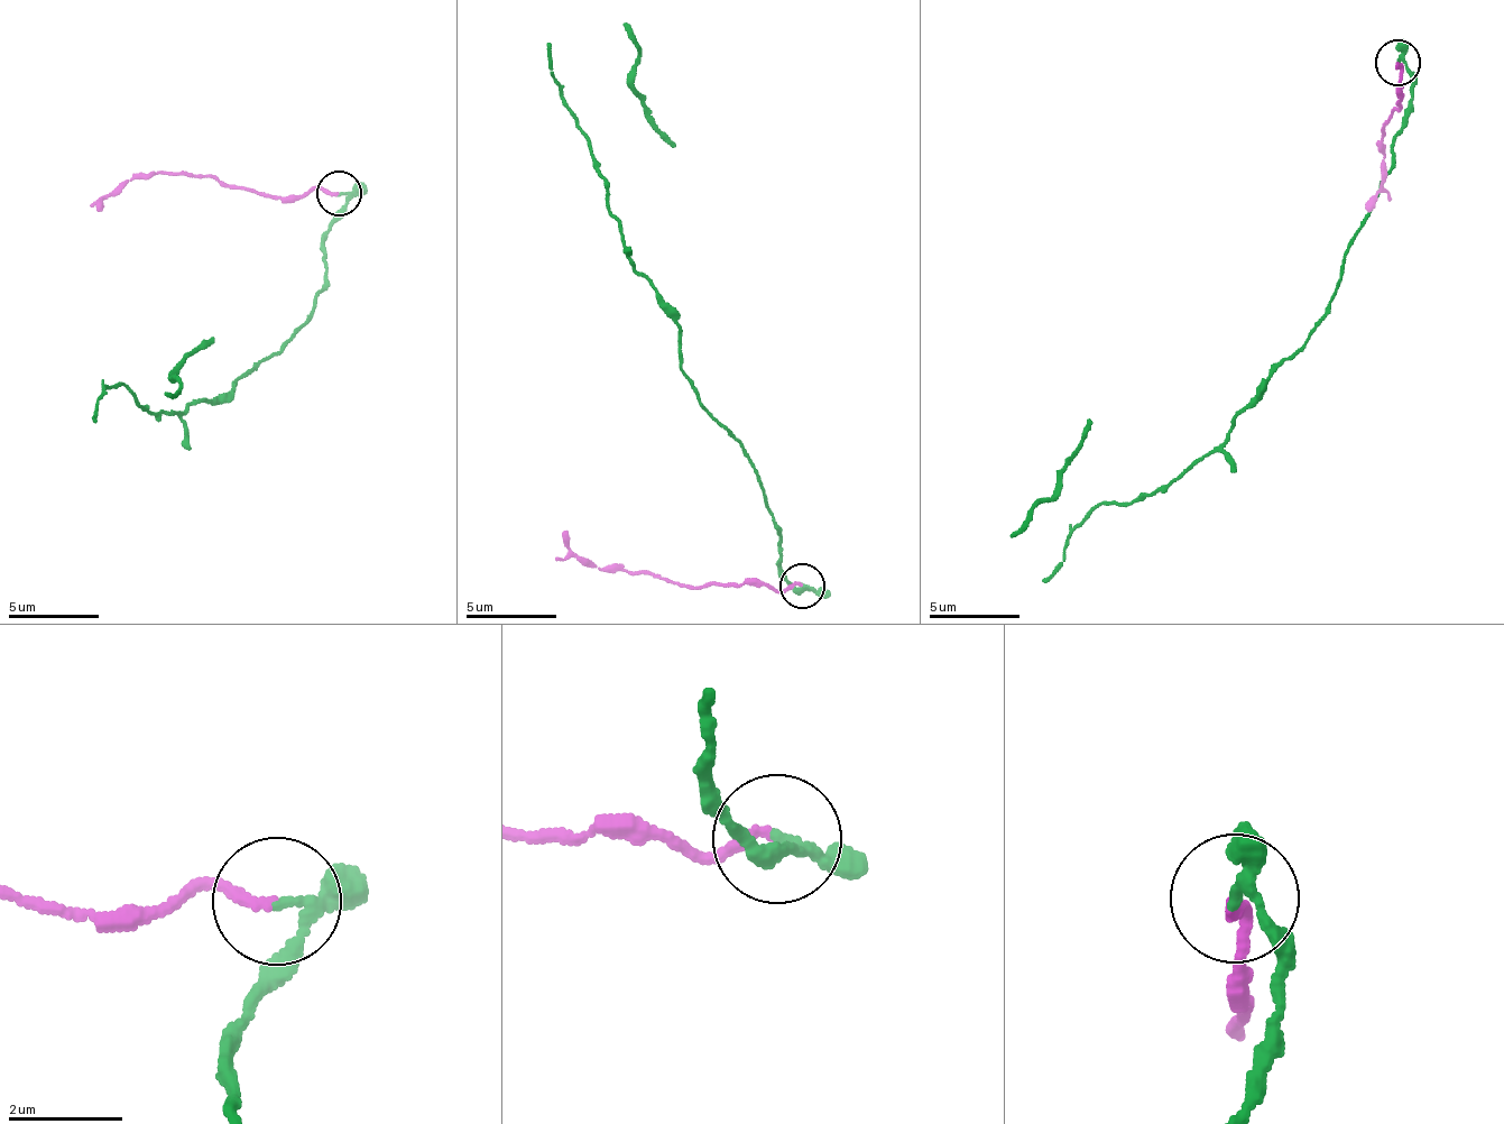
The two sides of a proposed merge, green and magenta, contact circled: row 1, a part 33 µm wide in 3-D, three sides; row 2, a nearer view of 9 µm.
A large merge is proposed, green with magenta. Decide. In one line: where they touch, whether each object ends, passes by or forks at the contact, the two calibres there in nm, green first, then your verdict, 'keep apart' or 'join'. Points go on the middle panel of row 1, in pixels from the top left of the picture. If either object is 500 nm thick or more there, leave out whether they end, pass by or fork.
(802, 586) | green passes by | magenta ends | 160/180 nm | keep apart

